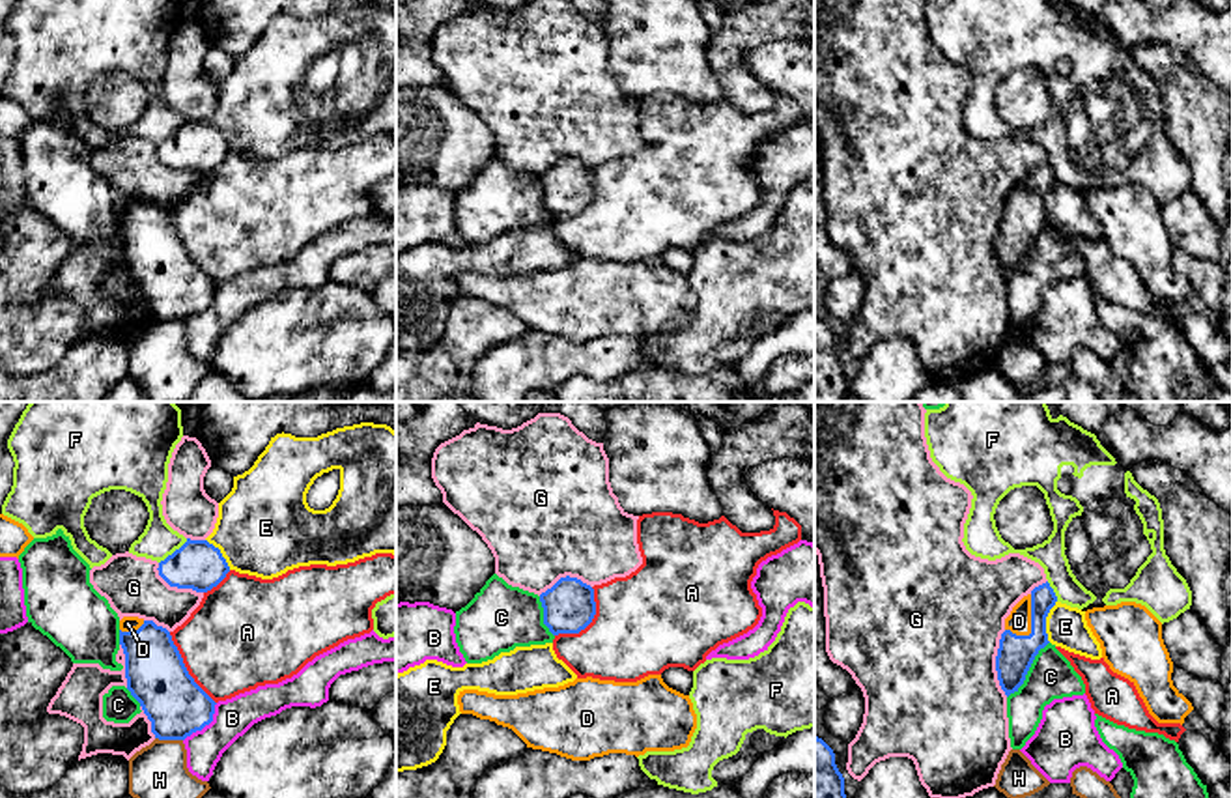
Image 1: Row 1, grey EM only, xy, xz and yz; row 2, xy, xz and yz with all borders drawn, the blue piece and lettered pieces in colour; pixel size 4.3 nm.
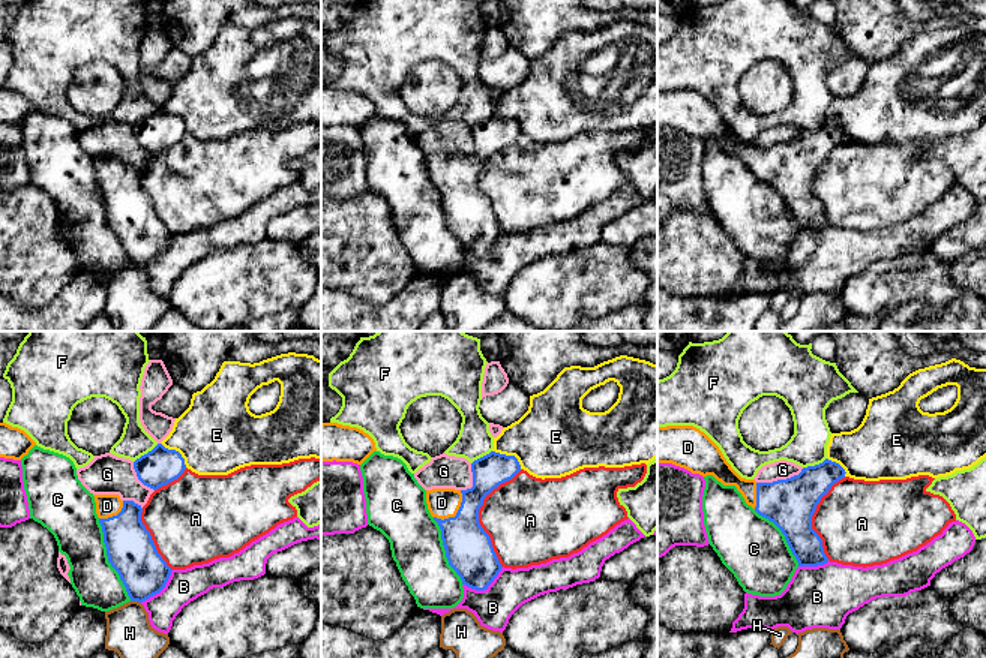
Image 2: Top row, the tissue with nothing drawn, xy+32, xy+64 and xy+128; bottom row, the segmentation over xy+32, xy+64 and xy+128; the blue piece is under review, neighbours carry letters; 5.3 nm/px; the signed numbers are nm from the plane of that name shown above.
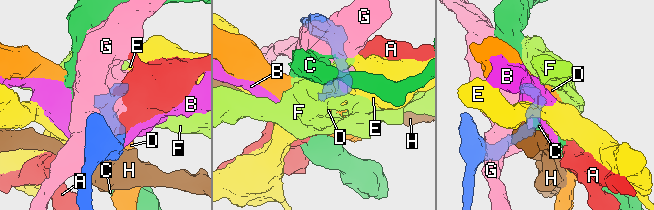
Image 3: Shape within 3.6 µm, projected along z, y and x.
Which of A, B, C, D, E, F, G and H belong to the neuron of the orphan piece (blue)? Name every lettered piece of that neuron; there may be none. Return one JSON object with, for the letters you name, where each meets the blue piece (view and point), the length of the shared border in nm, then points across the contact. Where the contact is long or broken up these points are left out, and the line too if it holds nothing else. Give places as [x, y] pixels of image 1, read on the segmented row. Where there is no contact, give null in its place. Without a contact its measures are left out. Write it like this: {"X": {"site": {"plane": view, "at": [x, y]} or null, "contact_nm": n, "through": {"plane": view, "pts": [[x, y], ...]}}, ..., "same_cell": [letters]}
{"D": {"site": {"plane": "yz", "at": [1032, 626]}, "contact_nm": 200, "through": {"plane": "yz", "pts": [[1017, 653], [1032, 626], [1018, 621]]}}, "same_cell": ["D"]}

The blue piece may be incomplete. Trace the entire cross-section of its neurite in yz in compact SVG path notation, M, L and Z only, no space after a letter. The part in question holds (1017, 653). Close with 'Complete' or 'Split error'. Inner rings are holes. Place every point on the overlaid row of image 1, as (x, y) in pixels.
M1050 583L1035 587L1005 619L1005 632L996 656L998 680L1005 695L1018 691L1026 675L1048 641L1046 617L1057 596Z. Split error

